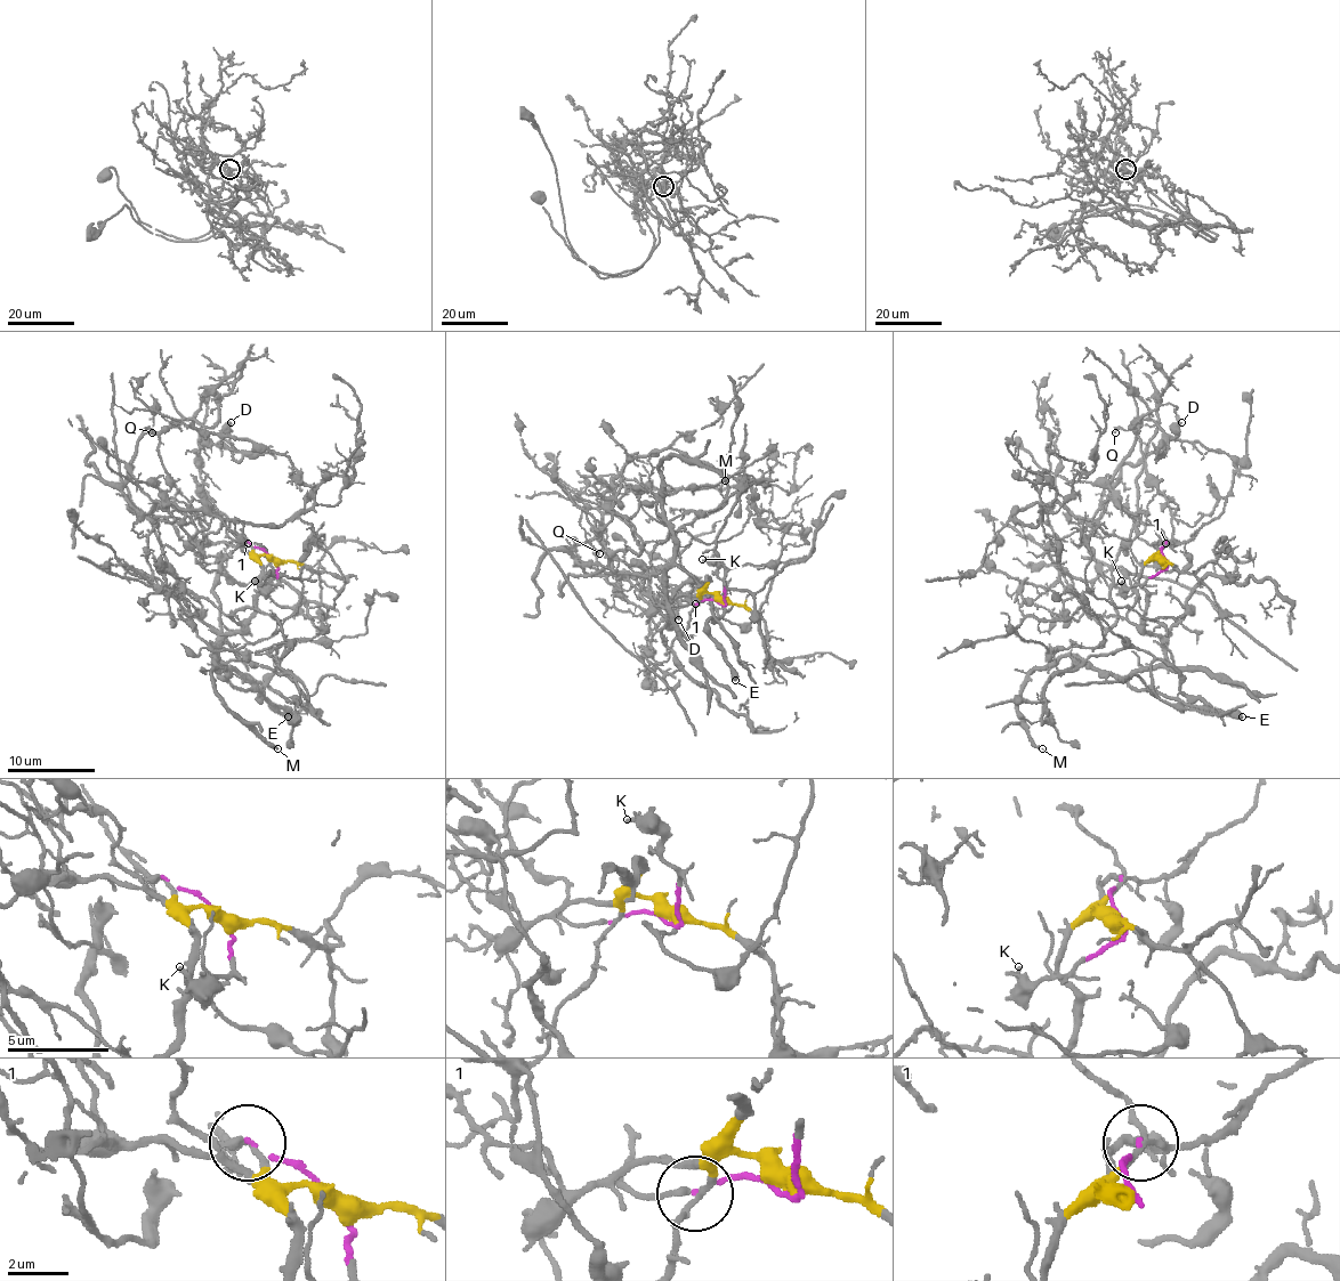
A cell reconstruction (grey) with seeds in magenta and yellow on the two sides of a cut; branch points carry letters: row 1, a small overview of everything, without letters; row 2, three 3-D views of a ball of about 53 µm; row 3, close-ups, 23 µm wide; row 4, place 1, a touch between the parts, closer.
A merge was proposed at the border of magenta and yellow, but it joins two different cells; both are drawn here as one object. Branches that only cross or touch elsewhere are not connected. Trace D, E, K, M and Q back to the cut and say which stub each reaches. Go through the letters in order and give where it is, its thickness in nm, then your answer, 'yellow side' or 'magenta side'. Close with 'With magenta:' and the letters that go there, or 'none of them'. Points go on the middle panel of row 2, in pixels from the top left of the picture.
D: place (678, 619); calibre 360 nm; magenta side
E: place (735, 680); calibre 550 nm; yellow side
K: place (702, 559); calibre 220 nm; magenta side
M: place (725, 480); calibre 180 nm; yellow side
Q: place (599, 553); calibre 150 nm; magenta side
With magenta: D, K, Q

